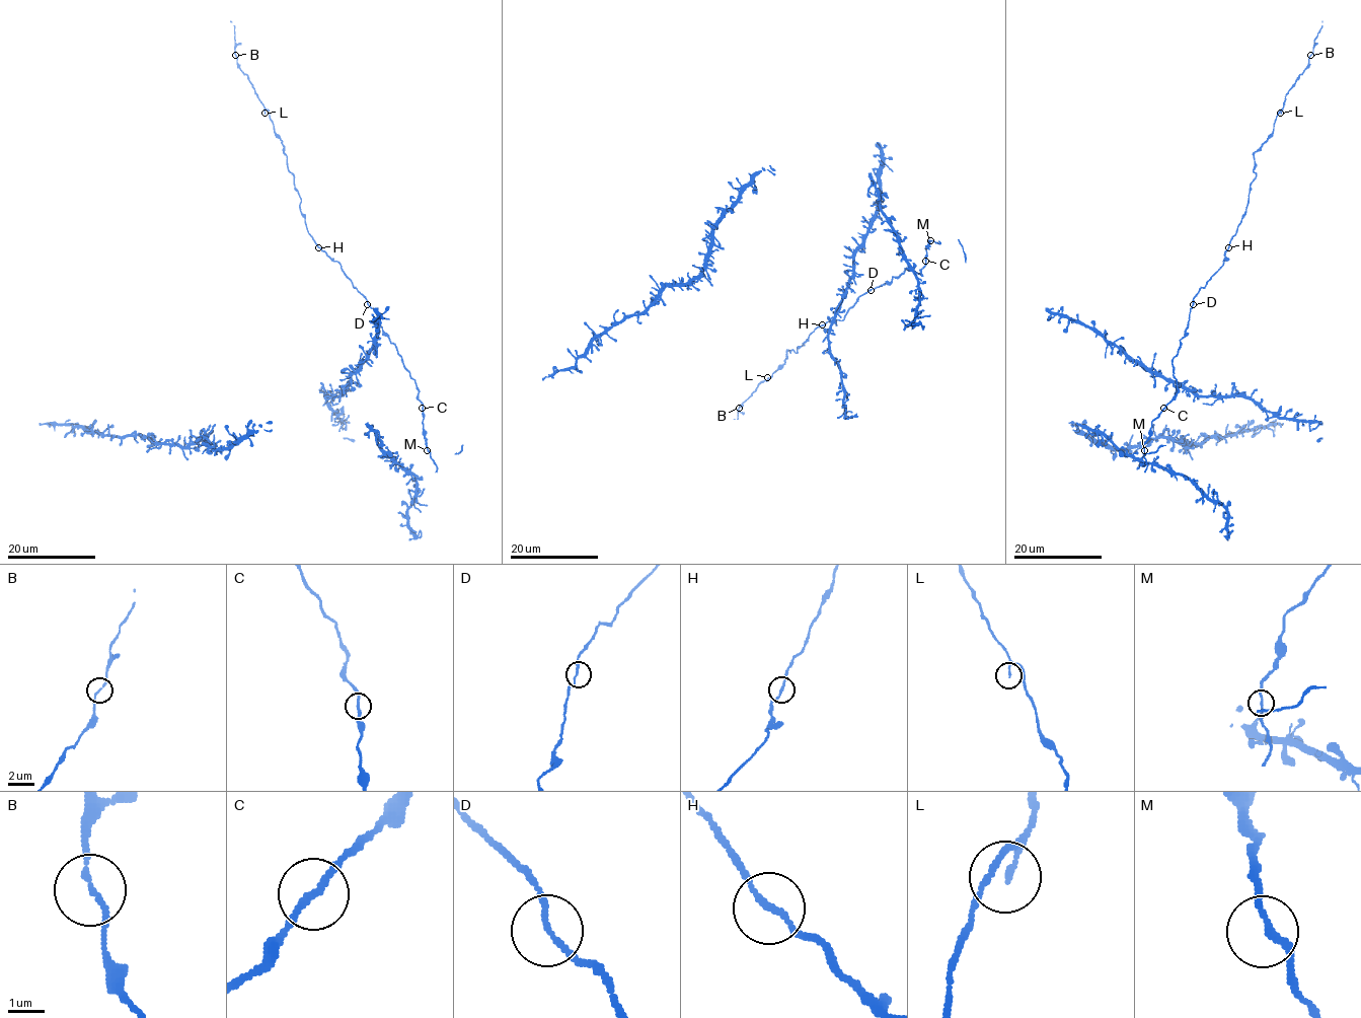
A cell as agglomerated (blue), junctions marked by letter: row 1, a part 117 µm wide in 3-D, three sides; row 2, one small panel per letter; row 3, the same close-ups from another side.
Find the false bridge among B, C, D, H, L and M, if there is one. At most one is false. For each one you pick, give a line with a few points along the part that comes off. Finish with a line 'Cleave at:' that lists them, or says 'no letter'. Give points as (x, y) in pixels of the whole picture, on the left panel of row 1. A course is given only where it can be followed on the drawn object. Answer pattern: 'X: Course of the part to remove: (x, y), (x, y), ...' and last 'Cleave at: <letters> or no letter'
Cleave at: no letter

